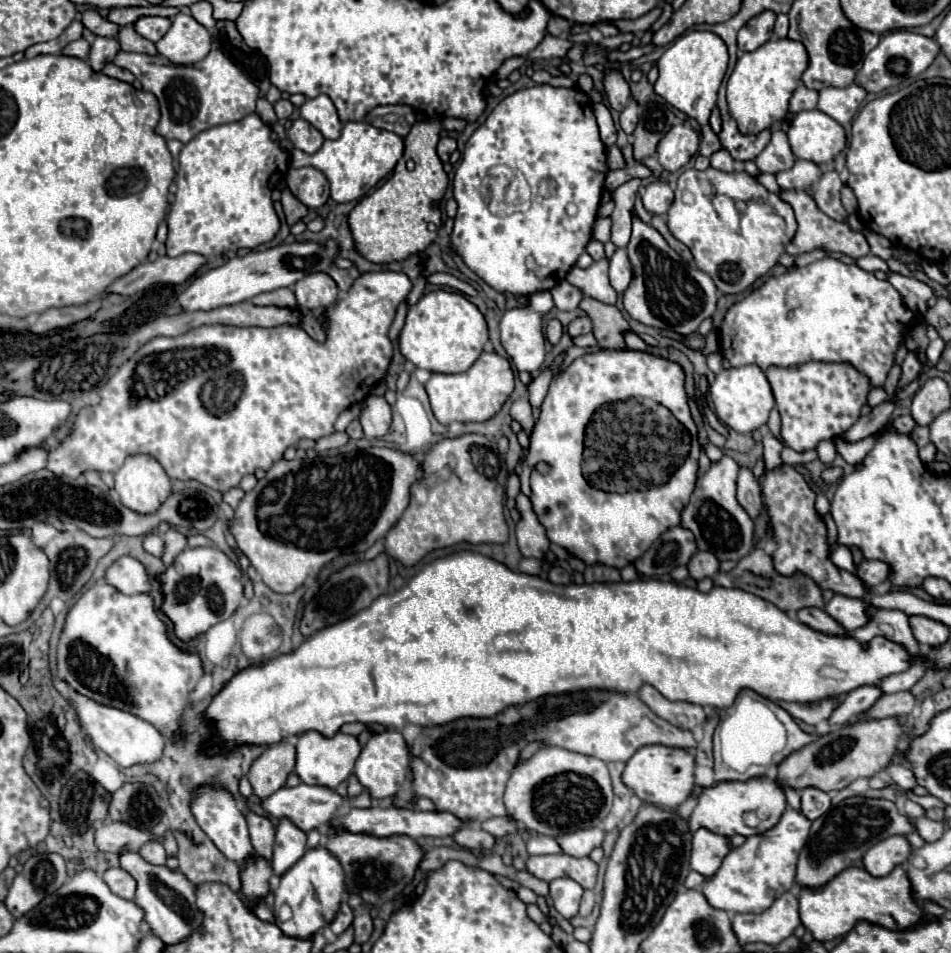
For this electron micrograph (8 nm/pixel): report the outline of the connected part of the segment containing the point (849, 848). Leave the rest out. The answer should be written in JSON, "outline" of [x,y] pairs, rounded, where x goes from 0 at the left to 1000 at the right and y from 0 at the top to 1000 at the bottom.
{"outline":[[[910,835],[889,837],[886,842],[876,846],[870,854],[855,860],[851,881],[840,896],[838,925],[842,930],[851,930],[851,932],[861,932],[861,930],[870,928],[884,913],[893,911],[895,905],[903,902],[918,884],[920,886],[926,884],[926,873],[928,873],[928,881],[931,881],[941,875],[954,877],[954,875],[962,873],[962,867],[956,856],[945,854],[941,842],[937,842],[937,839],[910,837]]]}

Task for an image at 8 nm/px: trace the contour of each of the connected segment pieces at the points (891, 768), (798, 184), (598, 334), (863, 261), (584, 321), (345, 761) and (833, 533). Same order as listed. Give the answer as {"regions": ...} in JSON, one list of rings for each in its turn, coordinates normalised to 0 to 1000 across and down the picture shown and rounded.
{"regions":[[[[935,802],[935,804],[933,804],[933,812],[935,812],[935,816],[937,816],[947,829],[960,829],[960,827],[964,825],[964,818],[962,818],[960,808],[954,806],[954,804]]],[[[838,168],[832,178],[817,183],[817,193],[823,199],[846,199],[849,195],[859,193],[863,187],[863,178],[857,170]]],[[[613,311],[609,323],[624,336],[624,350],[632,365],[640,365],[640,367],[657,365],[655,348],[661,346],[661,340],[647,321]]],[[[914,267],[912,269],[905,270],[900,273],[900,277],[906,281],[910,284],[914,285],[914,282],[923,282],[927,283],[931,286],[935,286],[935,280],[931,274],[925,272],[924,270],[921,270],[917,267]]],[[[609,332],[609,334],[600,336],[600,340],[596,342],[596,348],[598,348],[600,355],[617,350],[617,348],[621,348],[621,336],[617,332]]],[[[331,766],[314,770],[310,785],[312,785],[310,810],[317,816],[317,821],[335,823],[335,825],[344,825],[344,827],[354,827],[356,821],[365,818],[365,814],[371,810],[371,802],[380,789],[380,783],[373,772],[354,768],[350,774],[342,774],[340,770],[333,770]]],[[[873,538],[869,539],[865,544],[868,551],[870,553],[870,567],[874,573],[874,581],[880,572],[880,552]]]]}

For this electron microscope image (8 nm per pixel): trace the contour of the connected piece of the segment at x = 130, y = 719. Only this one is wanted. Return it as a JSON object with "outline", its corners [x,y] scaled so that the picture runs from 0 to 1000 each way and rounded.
{"outline":[[[81,728],[81,751],[87,766],[96,774],[98,783],[108,787],[113,793],[117,793],[127,806],[136,806],[142,802],[157,802],[157,800],[167,797],[171,791],[174,774],[167,770],[167,766],[161,760],[144,753],[142,749],[102,739],[94,735],[91,730]]]}

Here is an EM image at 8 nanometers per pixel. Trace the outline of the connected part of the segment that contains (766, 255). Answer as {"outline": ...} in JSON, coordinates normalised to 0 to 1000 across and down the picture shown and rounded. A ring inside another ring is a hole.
{"outline":[[[725,176],[716,180],[710,199],[710,212],[701,222],[701,235],[706,246],[716,252],[729,267],[729,273],[735,283],[743,285],[752,300],[762,308],[775,308],[788,302],[798,290],[807,288],[811,279],[817,277],[819,269],[825,262],[825,256],[834,250],[838,233],[834,218],[823,212],[817,204],[809,201],[785,180],[758,180],[743,176],[739,180]]]}

